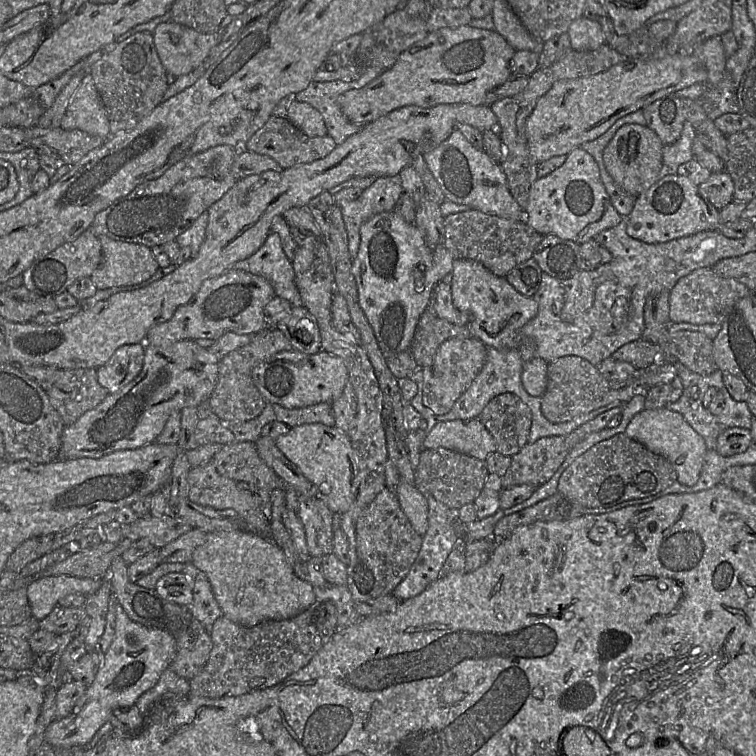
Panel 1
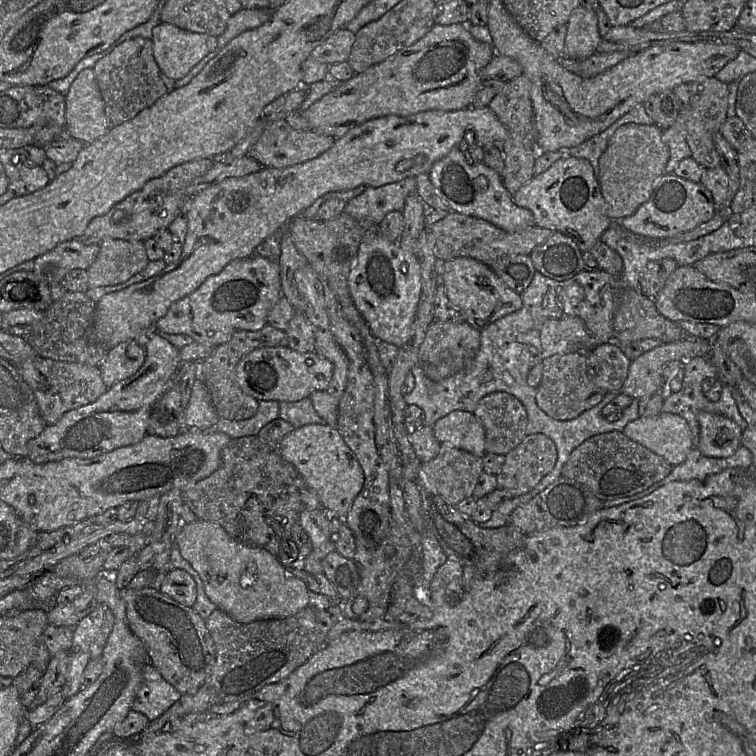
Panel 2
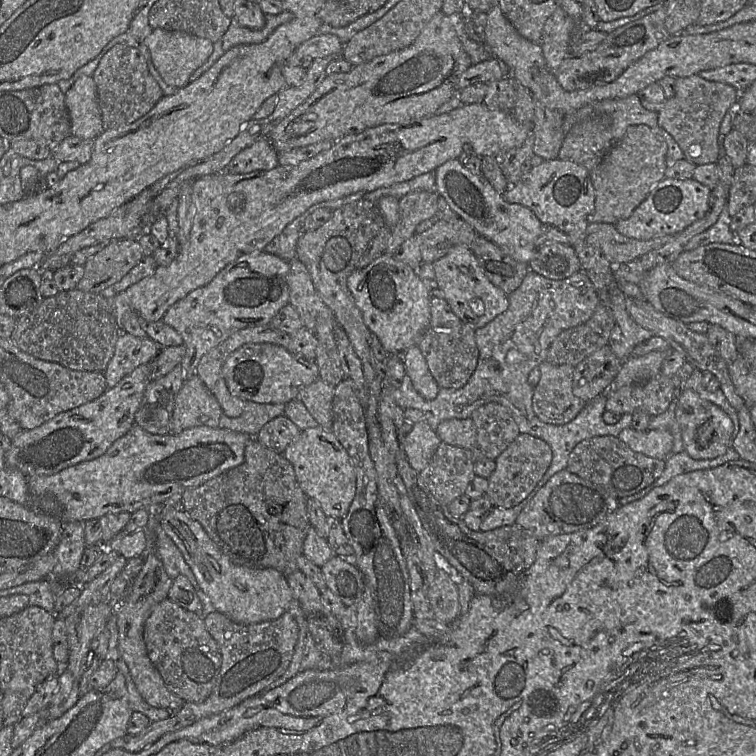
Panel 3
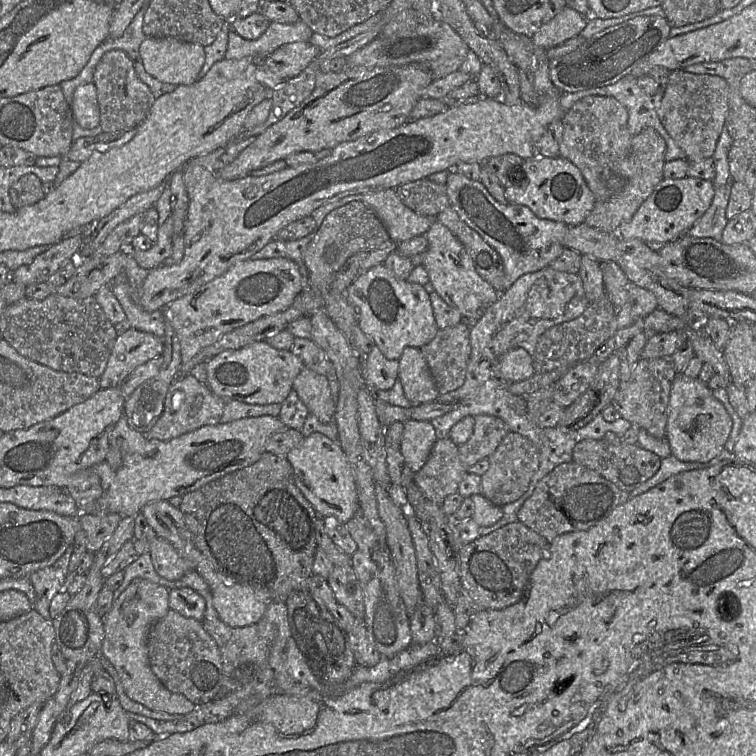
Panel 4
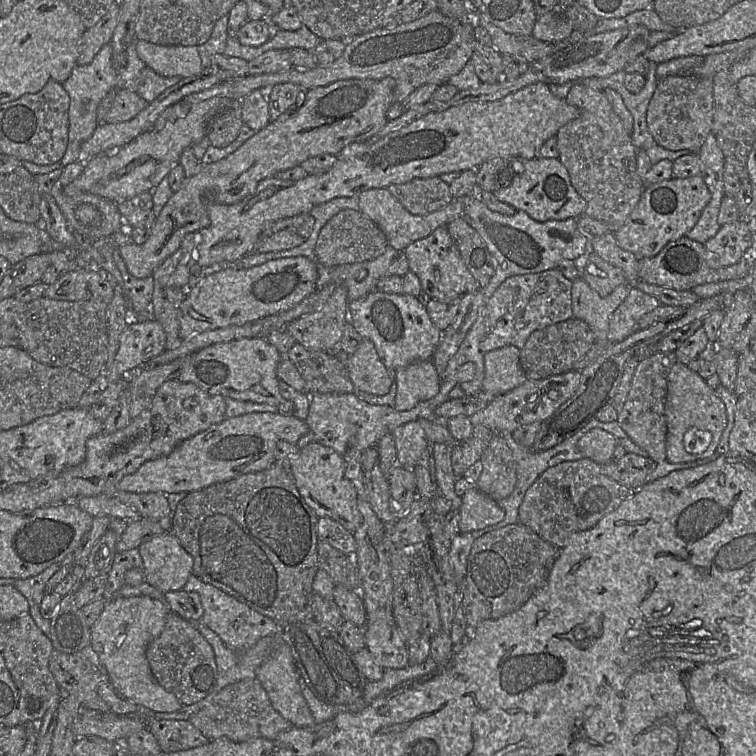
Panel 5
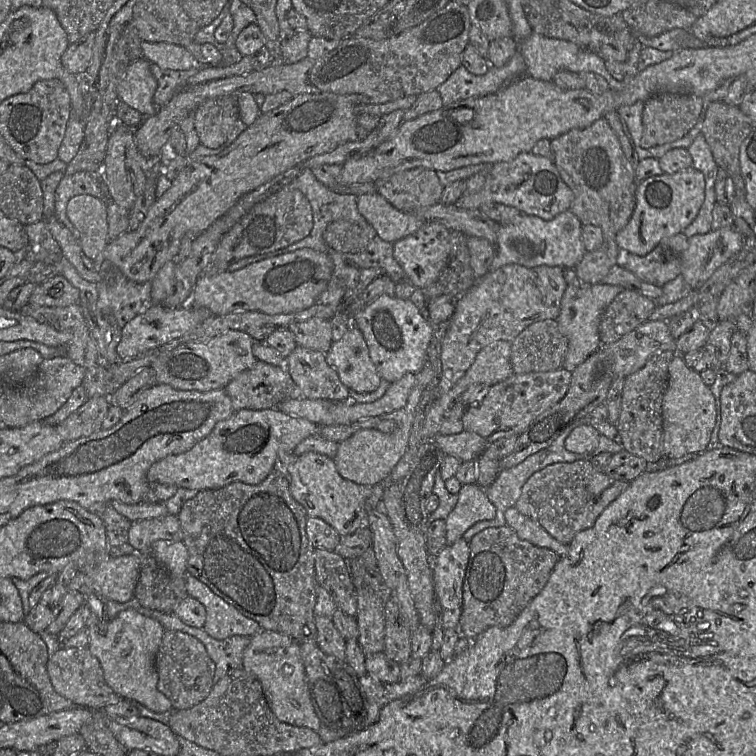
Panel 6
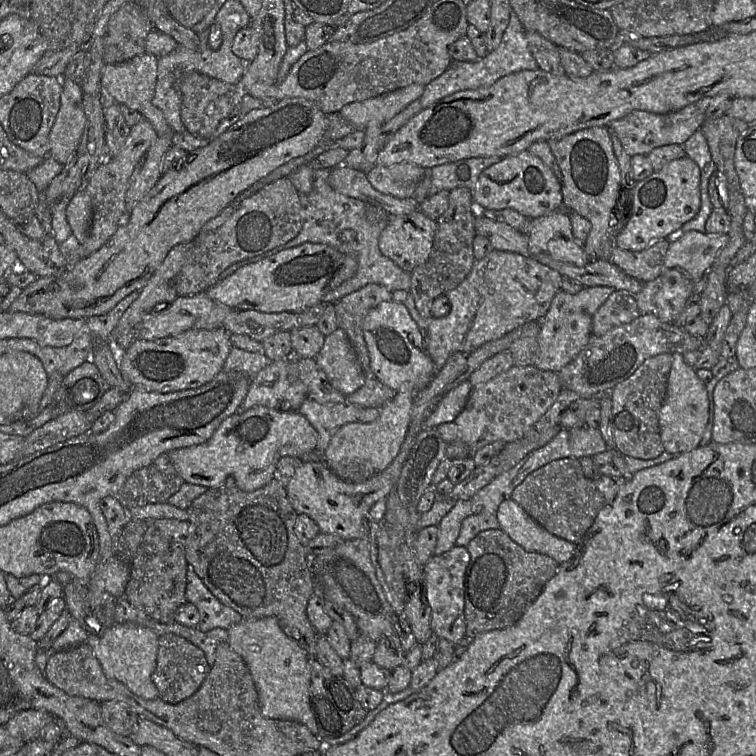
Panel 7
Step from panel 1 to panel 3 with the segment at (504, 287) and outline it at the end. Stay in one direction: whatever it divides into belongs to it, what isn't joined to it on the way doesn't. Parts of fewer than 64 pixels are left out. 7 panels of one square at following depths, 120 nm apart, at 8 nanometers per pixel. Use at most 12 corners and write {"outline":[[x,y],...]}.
{"outline":[[469,248],[432,264],[435,286],[462,323],[482,328],[508,295]]}

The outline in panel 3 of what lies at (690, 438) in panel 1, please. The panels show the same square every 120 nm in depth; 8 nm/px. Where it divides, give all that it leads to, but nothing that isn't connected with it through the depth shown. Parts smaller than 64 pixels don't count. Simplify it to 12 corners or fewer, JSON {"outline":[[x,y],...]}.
{"outline":[[666,429],[617,437],[633,451],[664,461],[675,445]]}

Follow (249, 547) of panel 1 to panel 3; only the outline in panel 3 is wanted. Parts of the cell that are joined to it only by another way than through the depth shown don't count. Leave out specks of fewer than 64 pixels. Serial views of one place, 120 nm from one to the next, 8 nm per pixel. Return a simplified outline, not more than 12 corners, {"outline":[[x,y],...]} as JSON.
{"outline":[[181,507],[163,530],[217,612],[276,620],[294,598],[284,574],[235,564]]}

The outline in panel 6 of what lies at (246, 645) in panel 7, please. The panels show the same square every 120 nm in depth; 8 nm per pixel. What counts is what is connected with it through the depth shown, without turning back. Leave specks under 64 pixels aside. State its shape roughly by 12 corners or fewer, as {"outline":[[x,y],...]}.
{"outline":[[263,629],[242,666],[278,720],[321,724],[297,641]]}

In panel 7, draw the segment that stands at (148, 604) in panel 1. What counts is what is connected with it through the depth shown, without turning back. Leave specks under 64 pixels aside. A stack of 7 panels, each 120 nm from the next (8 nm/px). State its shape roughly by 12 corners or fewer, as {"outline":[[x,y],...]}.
{"outline":[[175,634],[159,637],[152,681],[163,701],[193,695],[210,668]]}

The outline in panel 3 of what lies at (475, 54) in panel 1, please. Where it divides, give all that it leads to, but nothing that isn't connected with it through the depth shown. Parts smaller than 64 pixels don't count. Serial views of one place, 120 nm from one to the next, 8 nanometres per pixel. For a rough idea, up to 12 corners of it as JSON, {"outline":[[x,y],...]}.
{"outline":[[439,11],[408,47],[327,75],[275,150],[435,115],[472,65]]}

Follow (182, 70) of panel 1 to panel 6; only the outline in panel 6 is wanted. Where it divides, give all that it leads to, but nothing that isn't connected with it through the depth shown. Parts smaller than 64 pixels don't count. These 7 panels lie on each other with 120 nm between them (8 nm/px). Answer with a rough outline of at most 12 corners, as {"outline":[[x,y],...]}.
{"outline":[[141,40],[143,57],[163,70],[199,65],[181,45]]}

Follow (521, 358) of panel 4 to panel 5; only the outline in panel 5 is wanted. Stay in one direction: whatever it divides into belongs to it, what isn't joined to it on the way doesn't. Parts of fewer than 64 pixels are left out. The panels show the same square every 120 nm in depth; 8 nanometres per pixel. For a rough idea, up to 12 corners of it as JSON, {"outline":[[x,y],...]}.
{"outline":[[520,349],[484,355],[482,392],[502,396],[527,377]]}

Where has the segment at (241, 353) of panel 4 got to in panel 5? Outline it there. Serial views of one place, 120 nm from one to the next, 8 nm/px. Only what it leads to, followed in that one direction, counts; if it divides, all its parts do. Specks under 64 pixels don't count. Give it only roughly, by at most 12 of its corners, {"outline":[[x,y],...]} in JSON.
{"outline":[[265,338],[217,343],[185,356],[177,379],[209,395],[268,403],[282,357]]}

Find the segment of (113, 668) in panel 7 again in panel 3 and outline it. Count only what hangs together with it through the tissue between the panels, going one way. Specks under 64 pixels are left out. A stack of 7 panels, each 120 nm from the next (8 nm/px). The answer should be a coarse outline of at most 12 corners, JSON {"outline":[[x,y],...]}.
{"outline":[[150,548],[115,607],[118,652],[143,699],[178,710],[143,638],[173,579]]}

